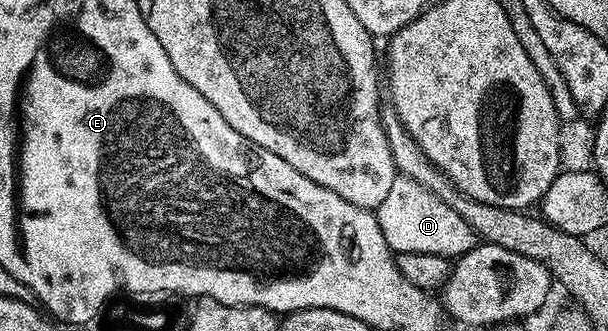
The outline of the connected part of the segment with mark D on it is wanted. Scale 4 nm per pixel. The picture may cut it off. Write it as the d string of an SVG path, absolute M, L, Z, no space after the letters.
M395 174L392 189L388 189L388 197L380 201L376 214L380 233L384 233L384 241L388 241L395 253L436 253L453 261L476 246L474 230L454 209L444 205L444 201L424 189L424 185L416 185L416 181L403 175Z

